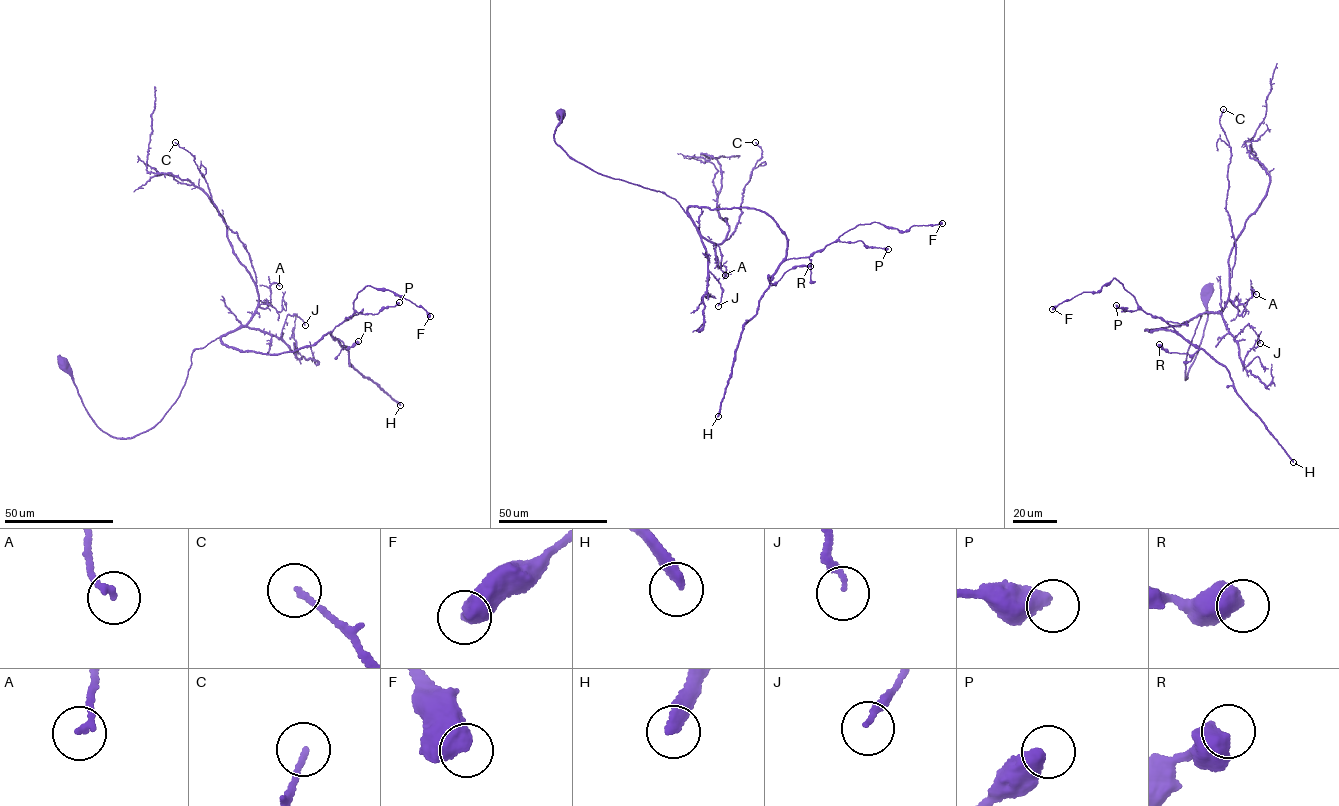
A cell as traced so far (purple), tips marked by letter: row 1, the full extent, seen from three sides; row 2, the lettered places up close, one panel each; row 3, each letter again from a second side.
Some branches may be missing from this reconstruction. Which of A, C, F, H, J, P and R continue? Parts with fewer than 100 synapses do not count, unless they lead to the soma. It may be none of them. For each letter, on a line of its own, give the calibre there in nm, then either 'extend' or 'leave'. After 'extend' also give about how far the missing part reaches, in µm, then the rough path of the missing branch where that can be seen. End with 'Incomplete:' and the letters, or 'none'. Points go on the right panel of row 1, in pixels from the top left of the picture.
A: 190 nm | leave
C: 130 nm | leave
F: 650 nm | leave
H: 320 nm | extend | 550 µm
J: 180 nm | leave
P: 550 nm | leave
R: 700 nm | leave
Incomplete: H

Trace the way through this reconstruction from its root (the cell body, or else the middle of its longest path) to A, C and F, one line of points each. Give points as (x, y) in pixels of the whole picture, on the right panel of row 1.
A: (1207, 289), (1206, 325), (1185, 380), (1201, 314), (1220, 313), (1228, 300), (1242, 305), (1251, 288), (1256, 294)
C: (1207, 289), (1206, 325), (1185, 380), (1200, 316), (1221, 311), (1235, 258), (1223, 109)
F: (1207, 289), (1206, 325), (1185, 380), (1207, 312), (1145, 331), (1176, 331), (1114, 278), (1052, 309)

